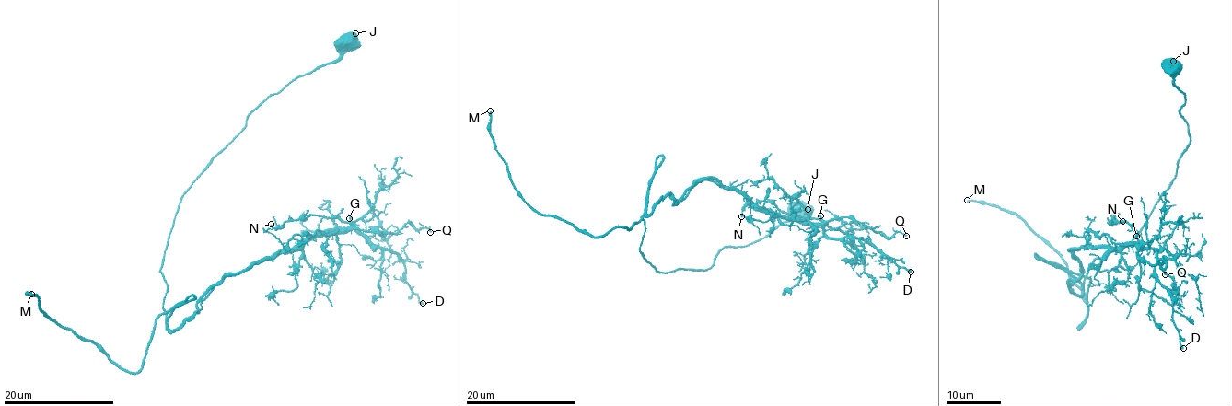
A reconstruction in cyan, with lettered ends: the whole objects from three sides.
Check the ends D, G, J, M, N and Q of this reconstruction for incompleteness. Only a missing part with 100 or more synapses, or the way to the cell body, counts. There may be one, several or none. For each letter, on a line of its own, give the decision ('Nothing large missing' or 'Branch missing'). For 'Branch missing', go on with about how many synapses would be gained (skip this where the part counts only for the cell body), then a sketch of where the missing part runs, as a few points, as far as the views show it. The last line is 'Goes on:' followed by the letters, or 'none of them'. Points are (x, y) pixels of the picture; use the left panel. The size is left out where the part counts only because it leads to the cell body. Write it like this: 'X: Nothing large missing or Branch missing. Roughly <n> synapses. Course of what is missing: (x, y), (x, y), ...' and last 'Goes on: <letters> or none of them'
D: Nothing large missing
G: Nothing large missing
J: Nothing large missing
M: Branch missing. Roughly 250 synapses. Course of what is missing: (31, 294), (70, 322), (113, 314), (133, 325), (172, 330), (203, 344), (232, 351), (280, 374)
N: Nothing large missing
Q: Nothing large missing
Goes on: M

